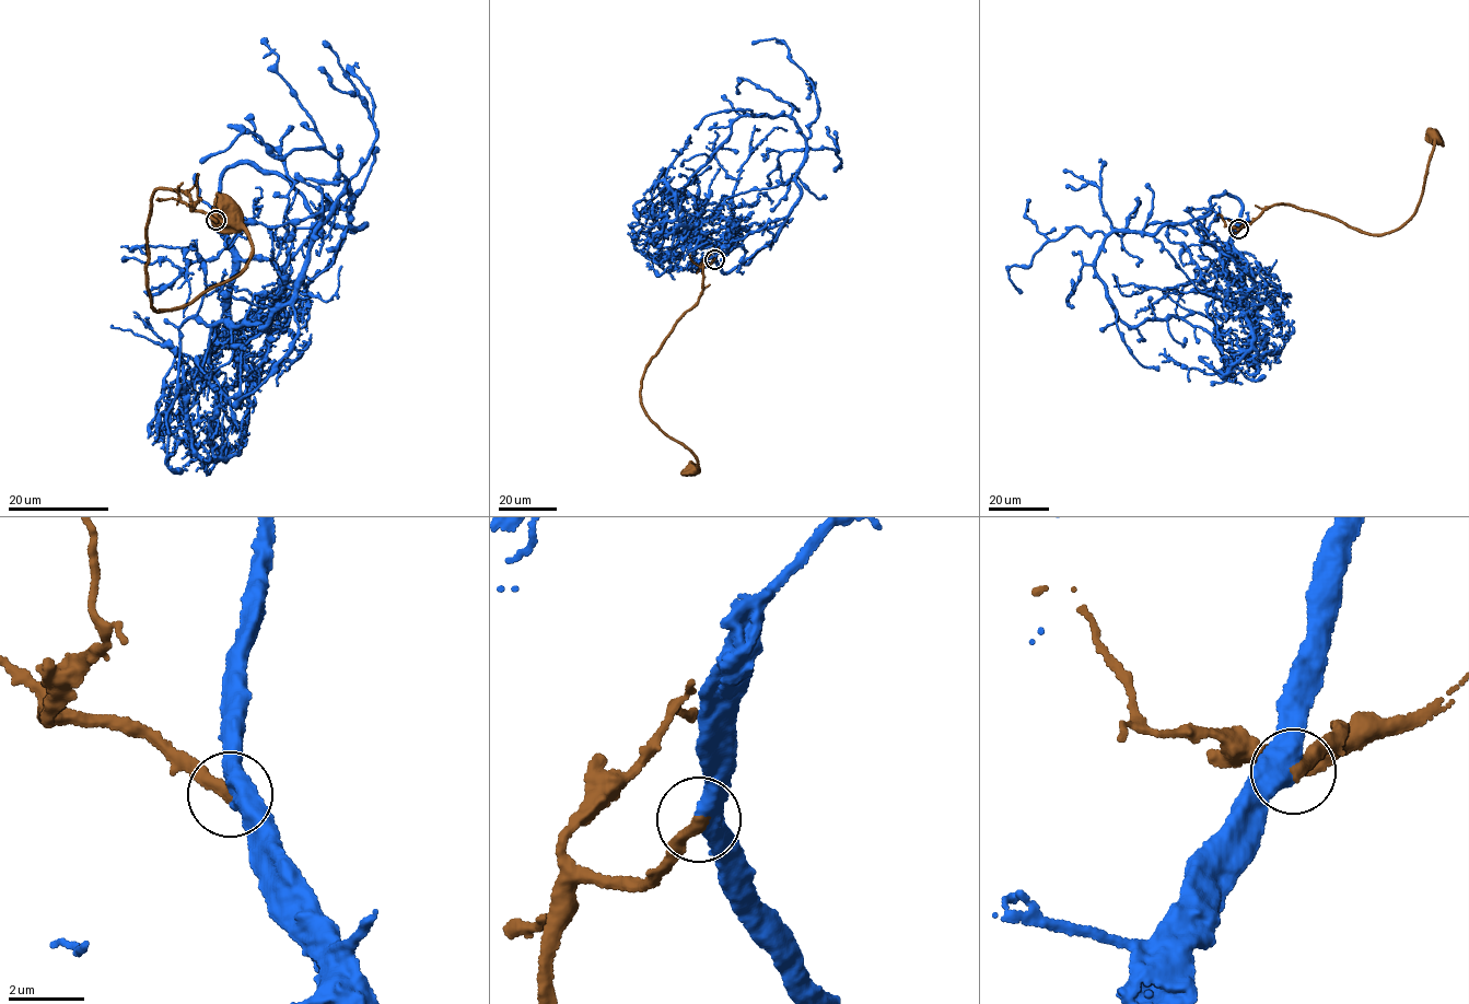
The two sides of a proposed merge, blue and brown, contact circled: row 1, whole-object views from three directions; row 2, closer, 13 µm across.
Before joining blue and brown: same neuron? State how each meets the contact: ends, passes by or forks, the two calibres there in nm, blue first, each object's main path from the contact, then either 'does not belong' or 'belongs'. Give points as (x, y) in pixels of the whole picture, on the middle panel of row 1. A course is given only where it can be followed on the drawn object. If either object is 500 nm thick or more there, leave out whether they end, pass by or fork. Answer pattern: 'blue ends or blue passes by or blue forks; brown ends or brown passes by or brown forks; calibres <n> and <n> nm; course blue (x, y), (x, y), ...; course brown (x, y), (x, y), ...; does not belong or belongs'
calibres 550 and 400 nm; course blue (713, 258), (724, 273), (776, 240), (800, 195), (795, 173), (817, 115), (812, 83), (784, 43), (752, 44); course brown (714, 258), (704, 264), (698, 301), (651, 358), (640, 393), (648, 417), (696, 457), (694, 470); belongs

